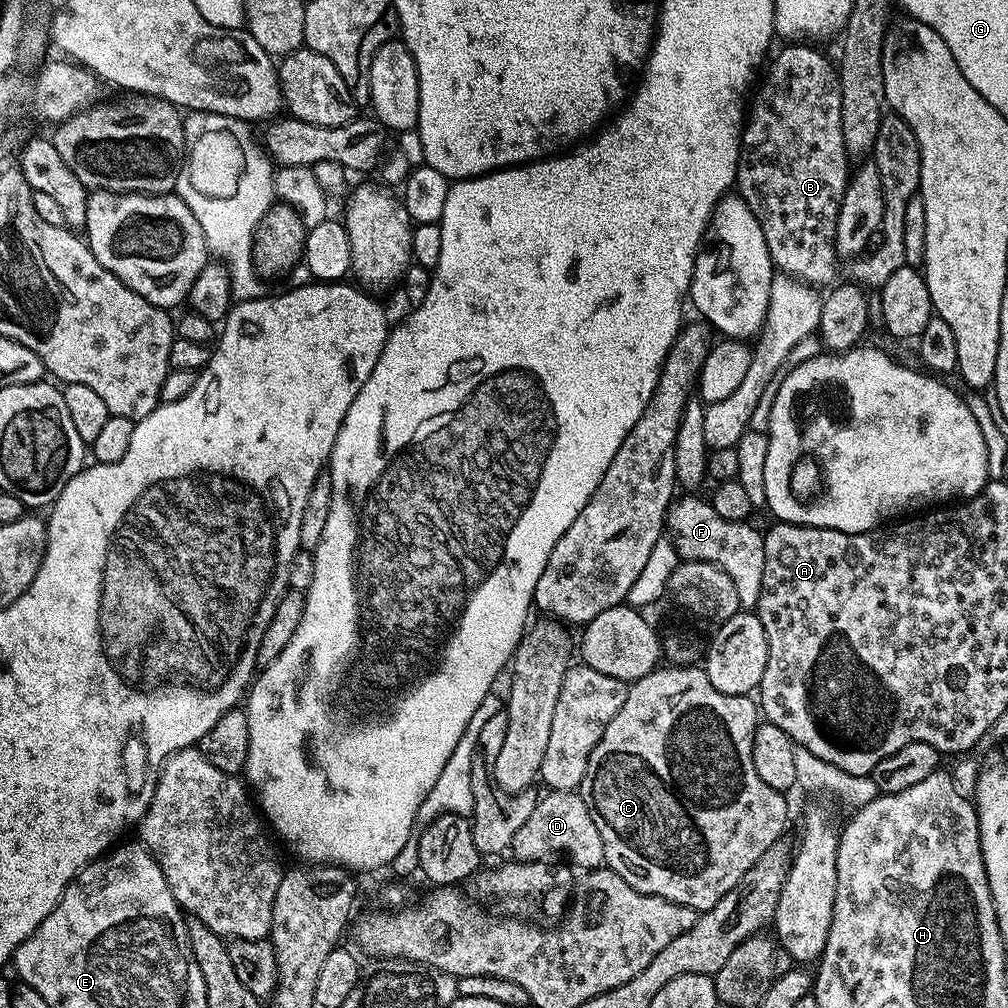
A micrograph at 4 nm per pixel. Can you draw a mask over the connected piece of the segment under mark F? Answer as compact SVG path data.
M684 494L681 500L672 504L668 512L667 539L671 540L676 552L684 560L701 560L707 564L717 564L730 578L738 590L741 609L755 609L761 594L761 580L764 573L763 531L751 528L751 523L742 520L727 520L718 514L715 503L699 500L699 495Z

